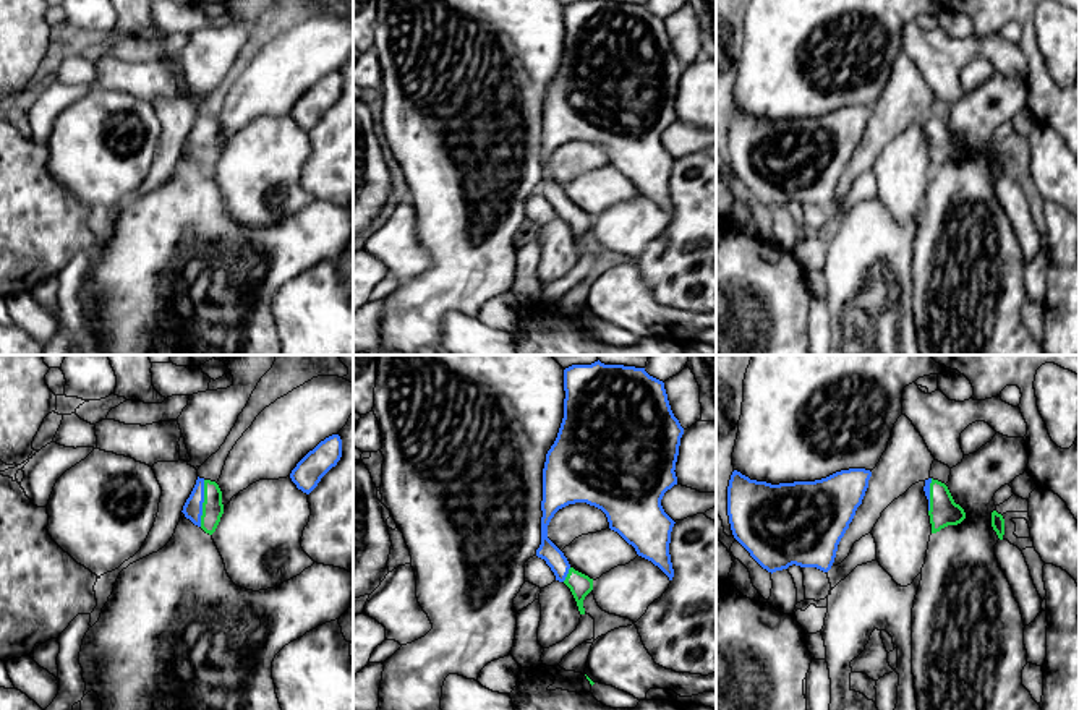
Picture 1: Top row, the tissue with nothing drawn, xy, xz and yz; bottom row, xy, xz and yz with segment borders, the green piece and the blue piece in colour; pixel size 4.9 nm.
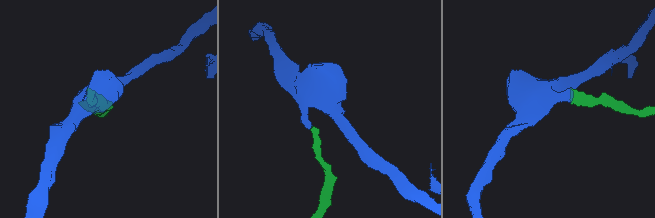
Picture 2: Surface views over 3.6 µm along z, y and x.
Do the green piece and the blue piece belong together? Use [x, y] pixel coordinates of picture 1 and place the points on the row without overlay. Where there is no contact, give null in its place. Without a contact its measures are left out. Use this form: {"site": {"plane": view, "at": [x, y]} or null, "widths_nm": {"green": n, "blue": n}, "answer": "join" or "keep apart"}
{"site": {"plane": "xy", "at": [203, 140]}, "widths_nm": {"green": 110, "blue": 100}, "answer": "join"}

